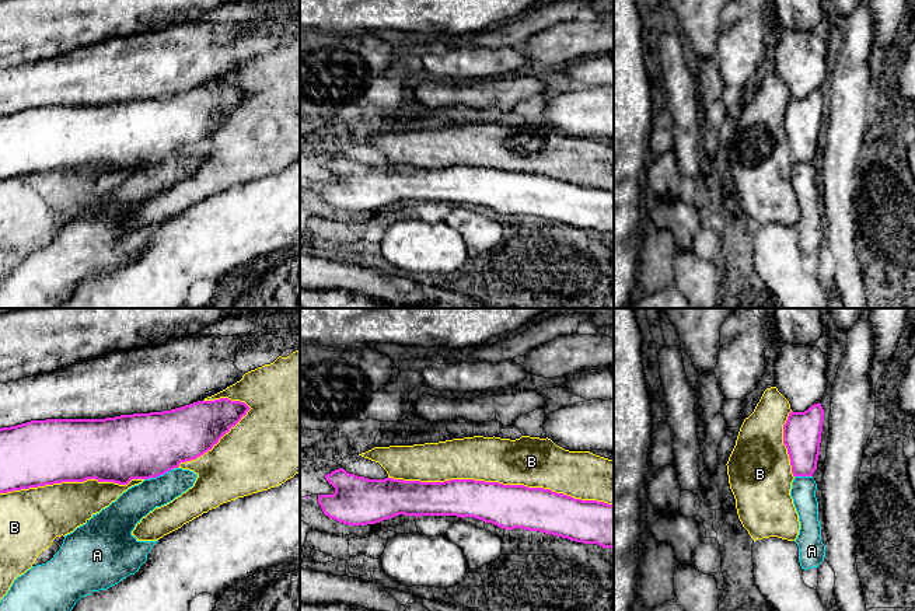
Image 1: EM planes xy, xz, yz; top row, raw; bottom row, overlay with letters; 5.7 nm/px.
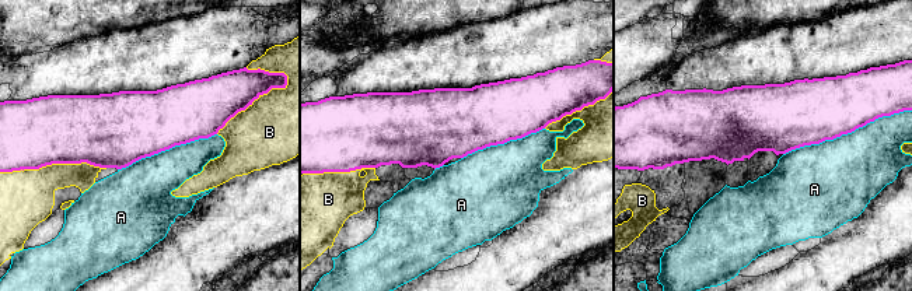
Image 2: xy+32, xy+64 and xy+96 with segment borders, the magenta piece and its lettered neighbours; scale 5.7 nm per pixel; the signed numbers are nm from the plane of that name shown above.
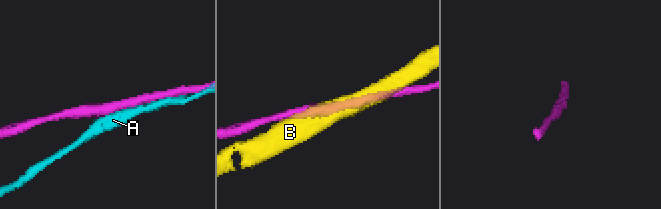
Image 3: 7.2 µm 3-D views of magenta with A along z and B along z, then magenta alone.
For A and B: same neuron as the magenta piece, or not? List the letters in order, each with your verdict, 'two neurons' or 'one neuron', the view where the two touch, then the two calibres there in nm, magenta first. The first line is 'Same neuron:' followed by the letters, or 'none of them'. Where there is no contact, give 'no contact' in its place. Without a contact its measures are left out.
Same neuron: none of them
A: two neurons; meets magenta in xy; 380 nm thick on the magenta side, 180 nm on the other
B: two neurons; meets magenta in xz; 260 nm thick on the magenta side, 280 nm on the other

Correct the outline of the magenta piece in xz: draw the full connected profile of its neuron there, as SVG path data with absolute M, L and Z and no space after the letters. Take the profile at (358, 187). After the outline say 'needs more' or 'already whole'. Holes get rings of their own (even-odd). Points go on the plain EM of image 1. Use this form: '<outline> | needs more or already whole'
M343 154L325 165L335 178L318 181L318 191L325 202L348 212L376 210L399 200L474 203L504 216L539 217L614 235L614 191L604 188L475 165L369 165Z | already whole

